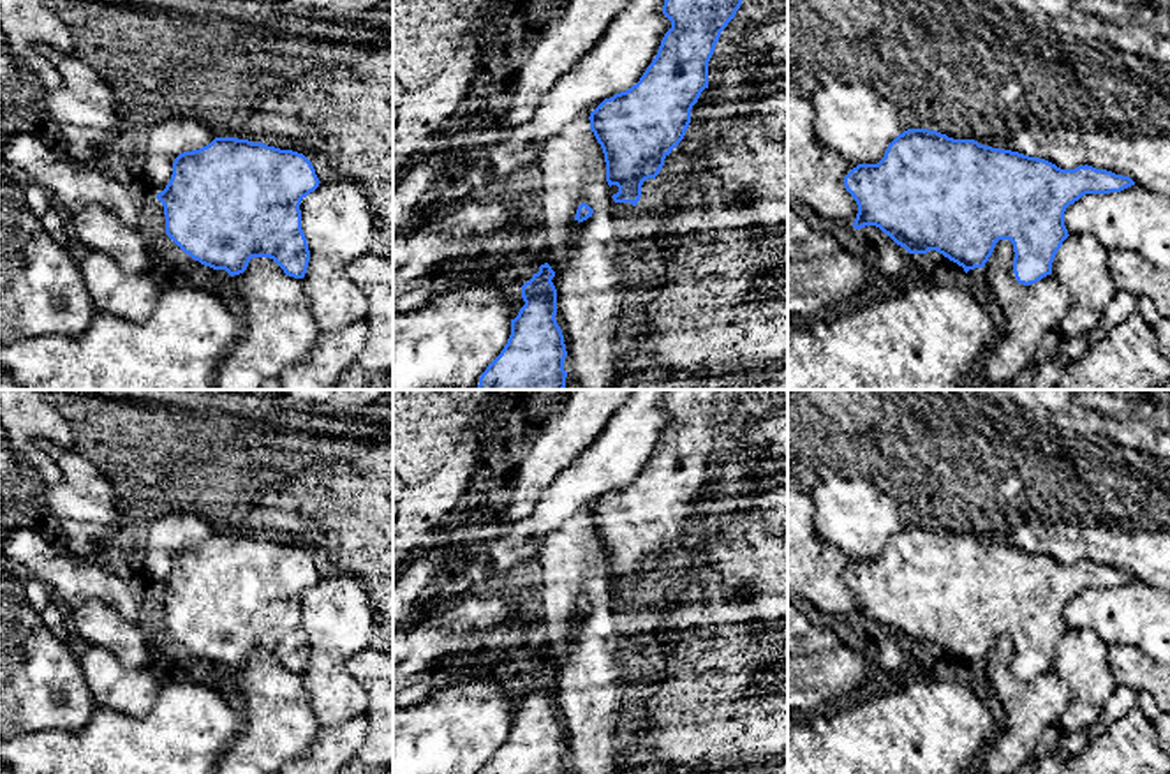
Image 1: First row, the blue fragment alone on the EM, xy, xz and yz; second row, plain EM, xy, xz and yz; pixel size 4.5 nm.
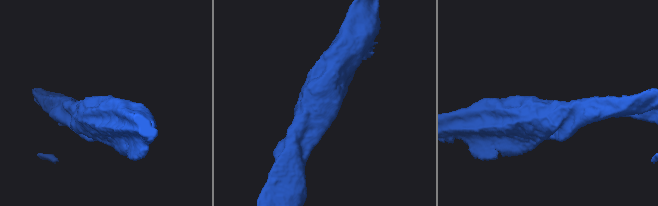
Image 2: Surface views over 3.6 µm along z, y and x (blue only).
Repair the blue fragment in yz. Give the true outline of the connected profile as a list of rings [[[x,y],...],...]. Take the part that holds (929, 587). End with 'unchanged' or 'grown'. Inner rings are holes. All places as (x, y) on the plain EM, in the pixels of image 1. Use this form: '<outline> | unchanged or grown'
[[[907,524],[886,543],[878,559],[858,559],[844,582],[858,599],[855,624],[876,621],[909,649],[937,645],[967,668],[983,663],[999,635],[1013,638],[1013,668],[1031,681],[1052,668],[1052,658],[1070,631],[1064,607],[1085,589],[1121,587],[1135,580],[1129,571],[1092,561],[1061,564],[1011,545],[953,534],[929,524]]] | unchanged

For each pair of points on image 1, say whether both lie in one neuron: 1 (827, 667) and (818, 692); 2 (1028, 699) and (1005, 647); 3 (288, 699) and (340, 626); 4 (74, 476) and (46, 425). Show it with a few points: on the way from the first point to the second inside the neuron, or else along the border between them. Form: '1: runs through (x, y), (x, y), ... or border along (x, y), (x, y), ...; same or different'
1: runs through (827, 672), (818, 686); same
2: runs through (1015, 686), (1005, 676), (1005, 660); same
3: border along (300, 674), (303, 692), (316, 718); different
4: border along (74, 446), (41, 445), (60, 478), (39, 483); different

